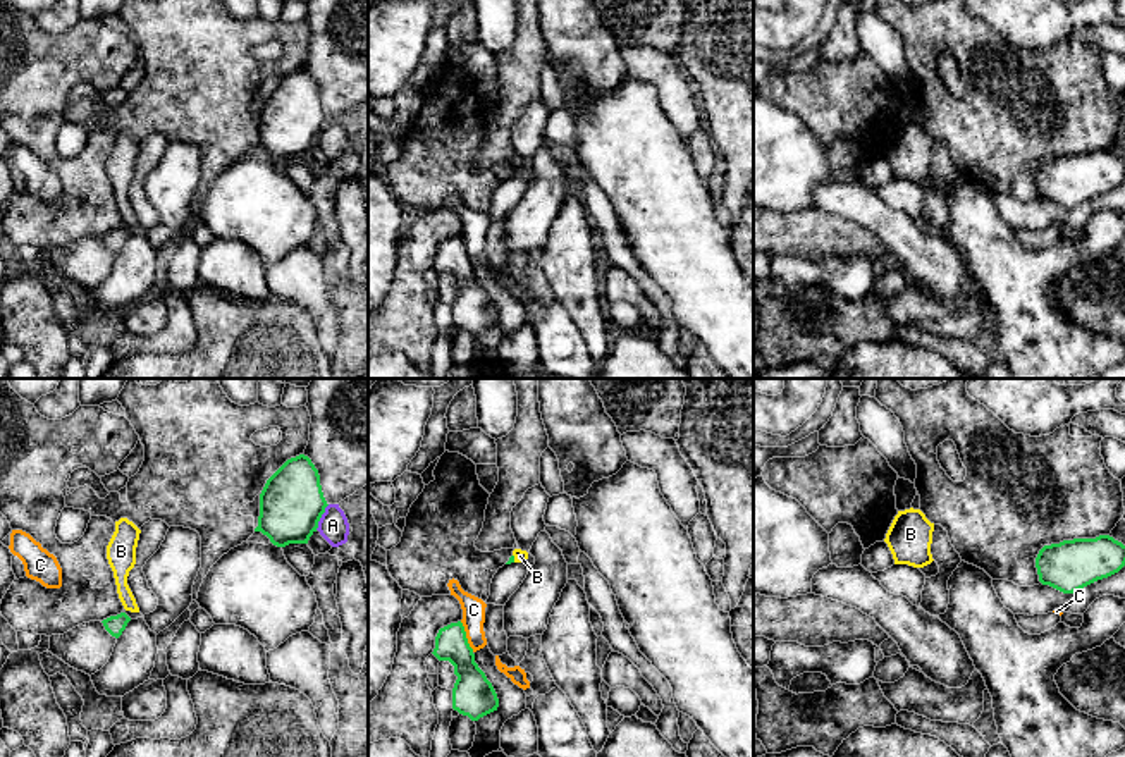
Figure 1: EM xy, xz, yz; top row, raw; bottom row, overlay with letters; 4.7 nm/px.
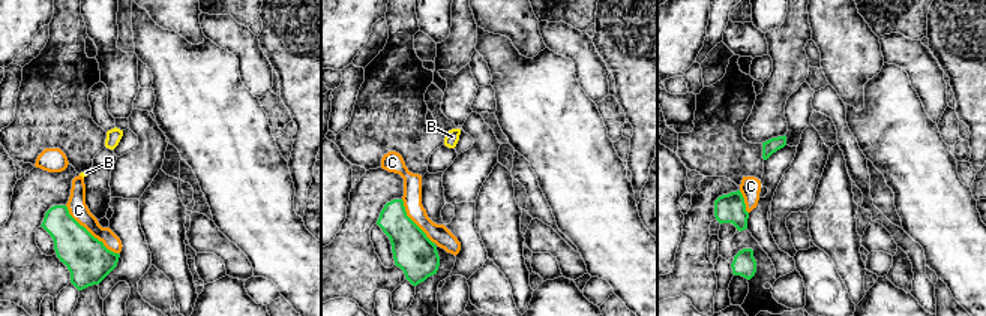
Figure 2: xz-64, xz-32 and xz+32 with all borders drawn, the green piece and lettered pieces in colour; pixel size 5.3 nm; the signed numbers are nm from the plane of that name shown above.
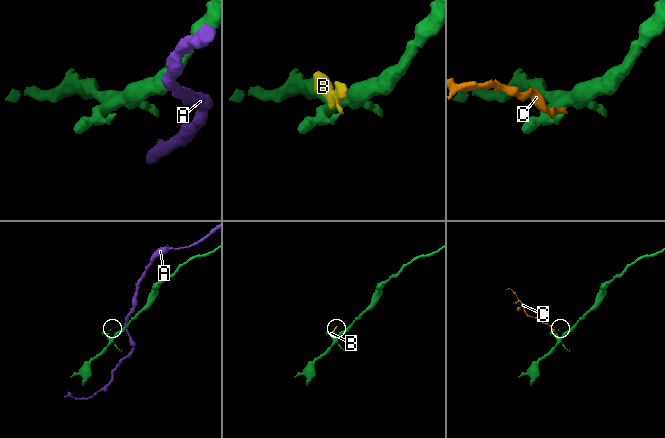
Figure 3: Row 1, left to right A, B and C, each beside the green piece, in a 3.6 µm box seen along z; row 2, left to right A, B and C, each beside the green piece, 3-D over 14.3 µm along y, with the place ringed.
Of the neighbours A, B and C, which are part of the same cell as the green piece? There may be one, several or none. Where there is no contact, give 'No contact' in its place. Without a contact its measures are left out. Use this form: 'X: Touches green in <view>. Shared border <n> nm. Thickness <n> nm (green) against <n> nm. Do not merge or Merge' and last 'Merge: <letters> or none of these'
A: Touches green in xy. Shared border 140 nm. Thickness 300 nm (green) against 140 nm. Do not merge
B: Touches green in xz. Shared border 40 nm. Thickness 30 nm (green) against 60 nm. Do not merge
C: Touches green in xz. Shared border 160 nm. Thickness 170 nm (green) against 110 nm. Do not merge
Merge: none of these

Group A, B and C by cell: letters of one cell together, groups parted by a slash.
A / B / C

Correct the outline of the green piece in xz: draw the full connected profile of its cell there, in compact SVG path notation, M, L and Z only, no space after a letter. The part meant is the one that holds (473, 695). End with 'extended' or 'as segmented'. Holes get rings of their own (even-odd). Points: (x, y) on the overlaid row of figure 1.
M461 621L439 630L432 652L439 661L449 661L458 676L452 688L452 709L471 721L497 711L499 699L485 673L475 662L473 649L468 643Z | as segmented

